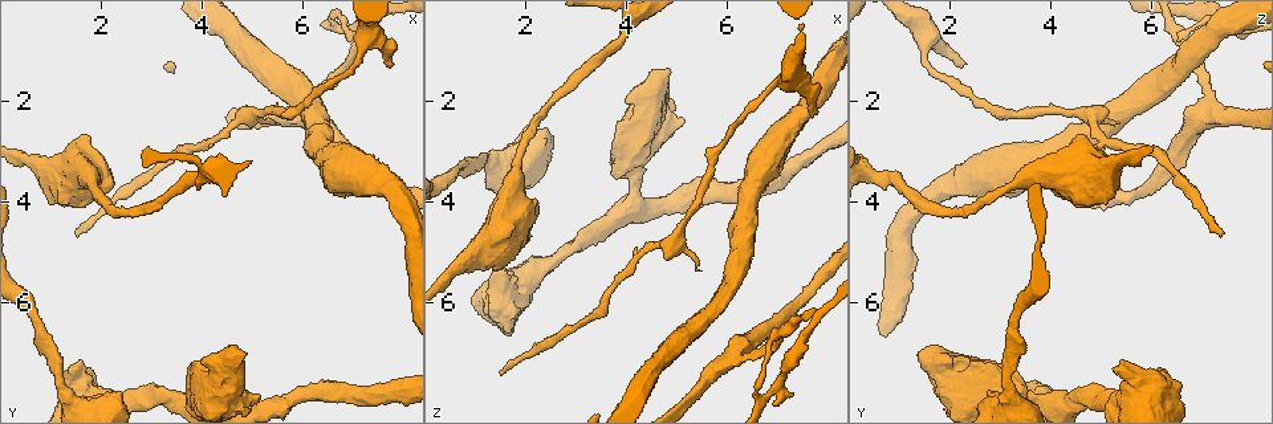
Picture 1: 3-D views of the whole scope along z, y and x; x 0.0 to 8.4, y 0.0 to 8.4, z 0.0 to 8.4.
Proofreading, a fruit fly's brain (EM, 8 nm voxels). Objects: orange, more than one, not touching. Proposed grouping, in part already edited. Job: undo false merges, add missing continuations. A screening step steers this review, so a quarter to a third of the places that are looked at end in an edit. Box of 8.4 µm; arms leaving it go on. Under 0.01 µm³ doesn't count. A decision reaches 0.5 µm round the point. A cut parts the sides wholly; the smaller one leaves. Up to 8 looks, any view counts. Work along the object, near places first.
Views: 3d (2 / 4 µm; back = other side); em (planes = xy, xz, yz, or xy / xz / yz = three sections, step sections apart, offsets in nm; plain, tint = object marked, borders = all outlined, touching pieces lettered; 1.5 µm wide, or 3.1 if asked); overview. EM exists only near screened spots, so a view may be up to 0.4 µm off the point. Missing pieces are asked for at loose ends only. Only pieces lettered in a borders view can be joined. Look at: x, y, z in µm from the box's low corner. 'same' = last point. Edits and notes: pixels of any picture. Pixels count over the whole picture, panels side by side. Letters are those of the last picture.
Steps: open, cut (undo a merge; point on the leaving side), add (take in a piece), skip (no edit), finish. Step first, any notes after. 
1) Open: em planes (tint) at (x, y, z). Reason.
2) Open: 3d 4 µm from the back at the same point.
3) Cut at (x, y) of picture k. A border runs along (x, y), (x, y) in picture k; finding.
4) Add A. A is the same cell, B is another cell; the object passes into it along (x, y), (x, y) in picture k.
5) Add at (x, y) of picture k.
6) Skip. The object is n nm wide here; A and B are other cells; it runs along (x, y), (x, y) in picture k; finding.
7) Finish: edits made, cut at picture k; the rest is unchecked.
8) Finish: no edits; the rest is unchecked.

Open: em planes (borders) at (7.70, 1.25, 2.30). An open end.

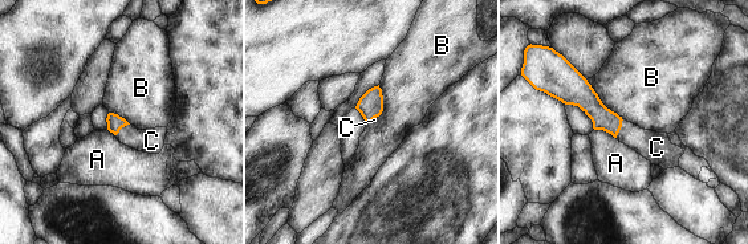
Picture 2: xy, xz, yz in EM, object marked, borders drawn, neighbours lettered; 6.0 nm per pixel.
Add C. The longest contact is with B, 340 nm; C is the same cell, A and B are other cells; the object passes into it along (602, 118), (620, 129), (654, 146) in picture 2; it goes on there.

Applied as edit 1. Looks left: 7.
Open: em planes (borders) at (7.10, 0.85, 6.60). Thick turns thin.

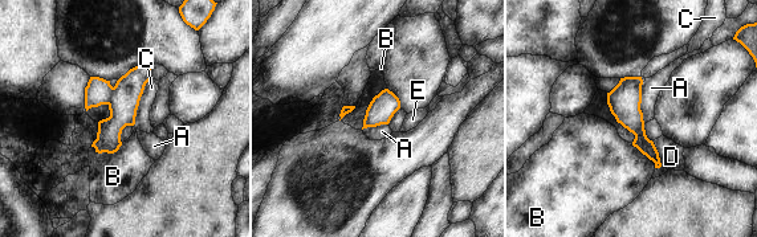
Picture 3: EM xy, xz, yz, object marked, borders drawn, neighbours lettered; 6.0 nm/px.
Cut at (98, 92) of picture 3. A, B, C, D and E are other cells; two cells meet here.

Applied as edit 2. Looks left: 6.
Open: overview.

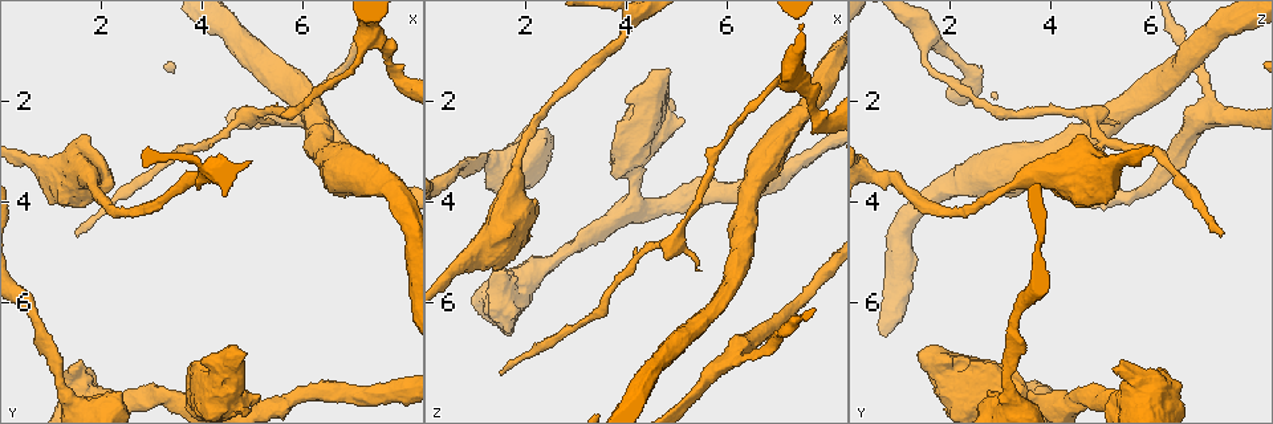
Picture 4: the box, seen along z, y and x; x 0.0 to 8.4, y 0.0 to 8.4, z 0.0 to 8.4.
Open: em planes (borders) at (1.50, 7.30, 5.15). An open end.

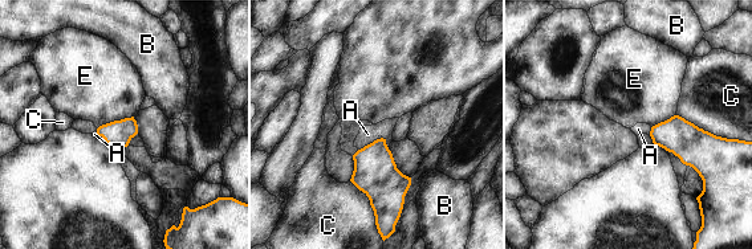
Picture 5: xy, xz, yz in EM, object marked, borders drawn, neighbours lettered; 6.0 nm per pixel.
Add A. A is the same cell, B, C and E are other cells; the object passes into it along (376, 174), (377, 139), (368, 134) in picture 5; it goes on there.

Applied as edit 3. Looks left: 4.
Finish: edits made, add at picture 2, cut at picture 3, add at picture 5; the rest is unchecked.

